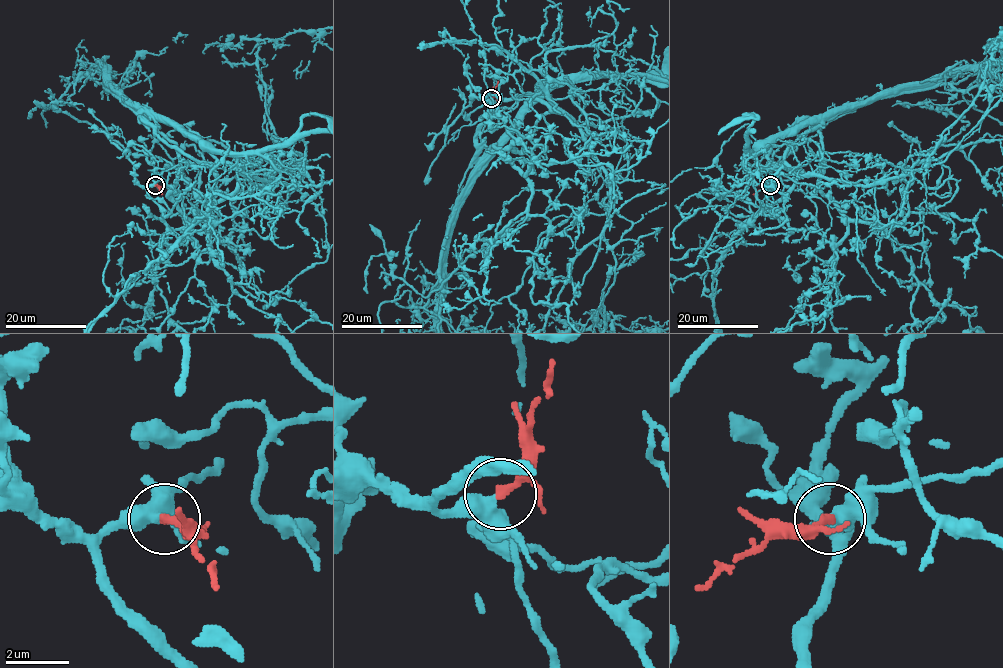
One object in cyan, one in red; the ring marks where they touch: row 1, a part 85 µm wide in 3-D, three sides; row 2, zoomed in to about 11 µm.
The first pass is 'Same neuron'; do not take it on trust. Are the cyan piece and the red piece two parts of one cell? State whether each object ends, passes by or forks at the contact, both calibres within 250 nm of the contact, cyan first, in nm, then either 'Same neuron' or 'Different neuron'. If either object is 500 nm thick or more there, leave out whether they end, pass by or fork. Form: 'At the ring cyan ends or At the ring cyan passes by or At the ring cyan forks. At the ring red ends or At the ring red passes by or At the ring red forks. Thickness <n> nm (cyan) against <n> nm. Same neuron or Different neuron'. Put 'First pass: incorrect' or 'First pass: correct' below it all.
At the ring cyan passes by. At the ring red ends. Thickness 440 nm (cyan) against 280 nm. Different neuron
First pass: incorrect

